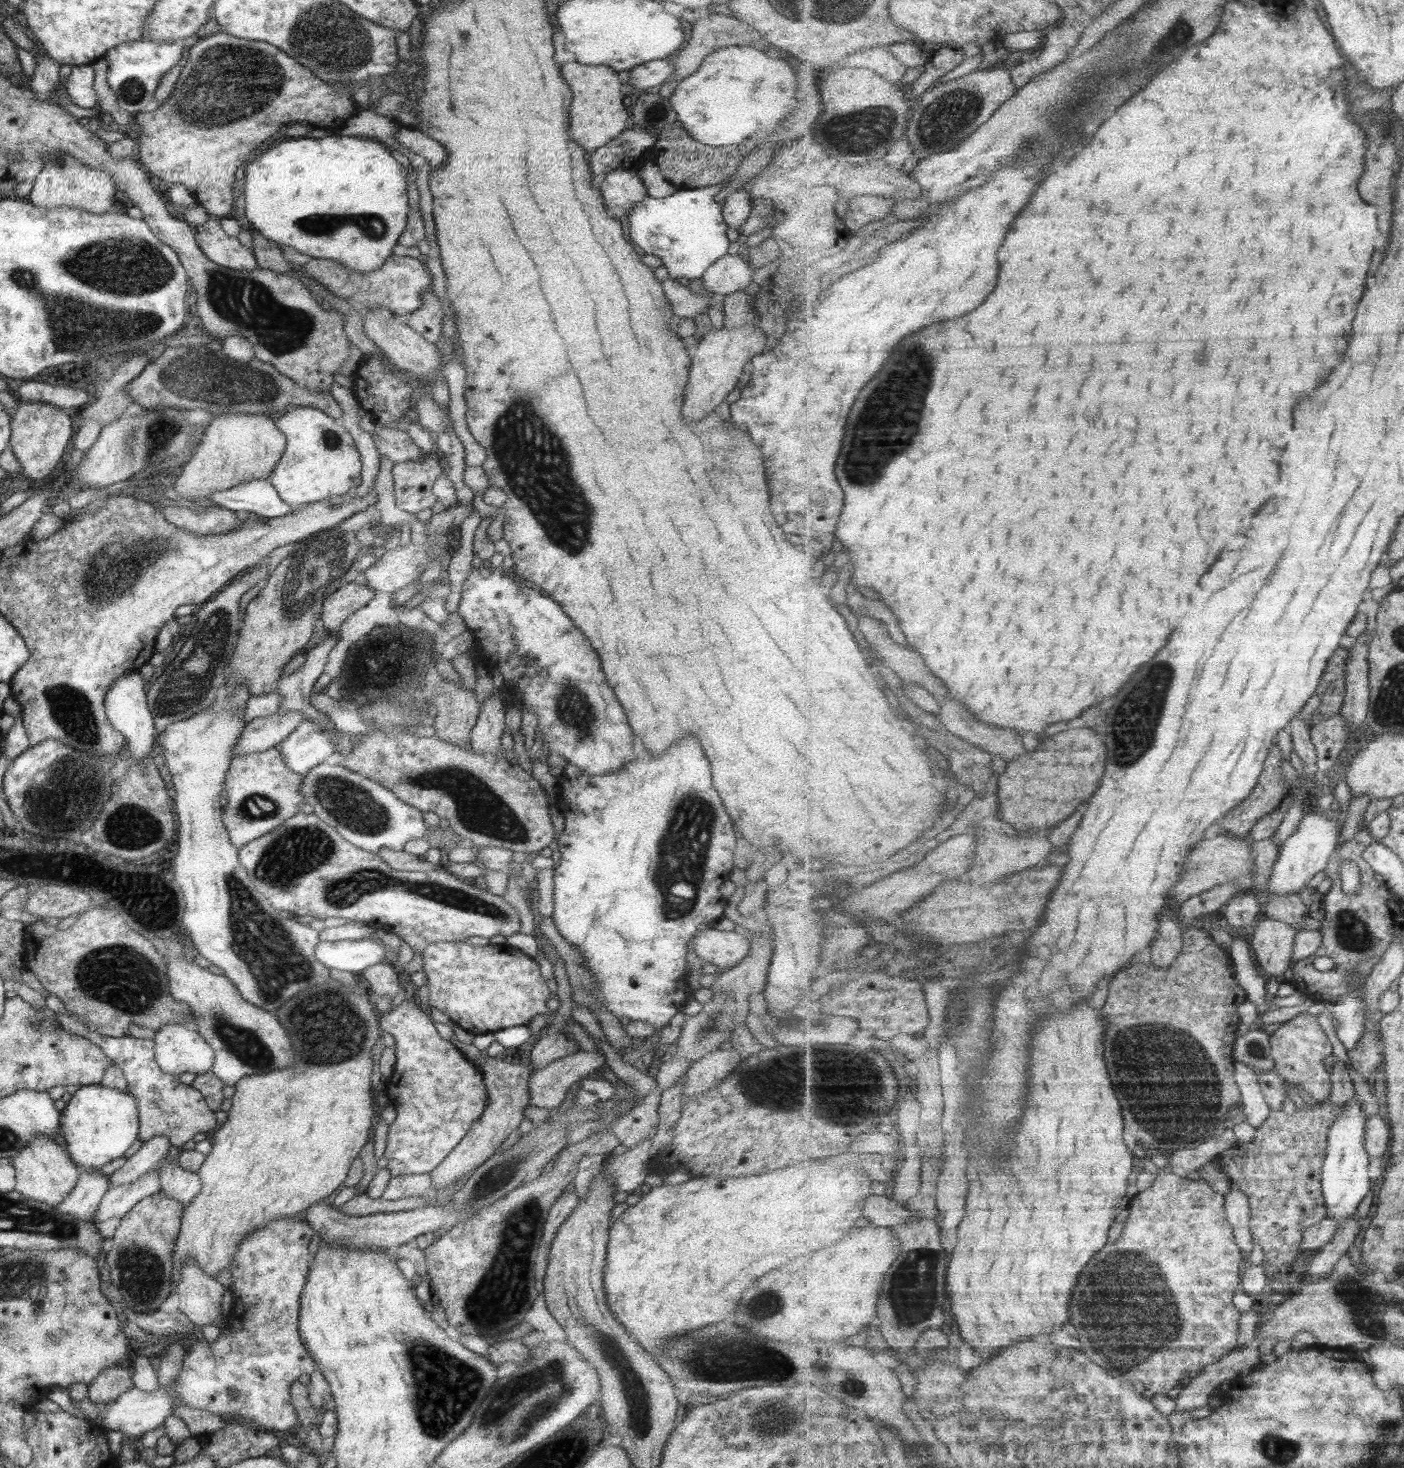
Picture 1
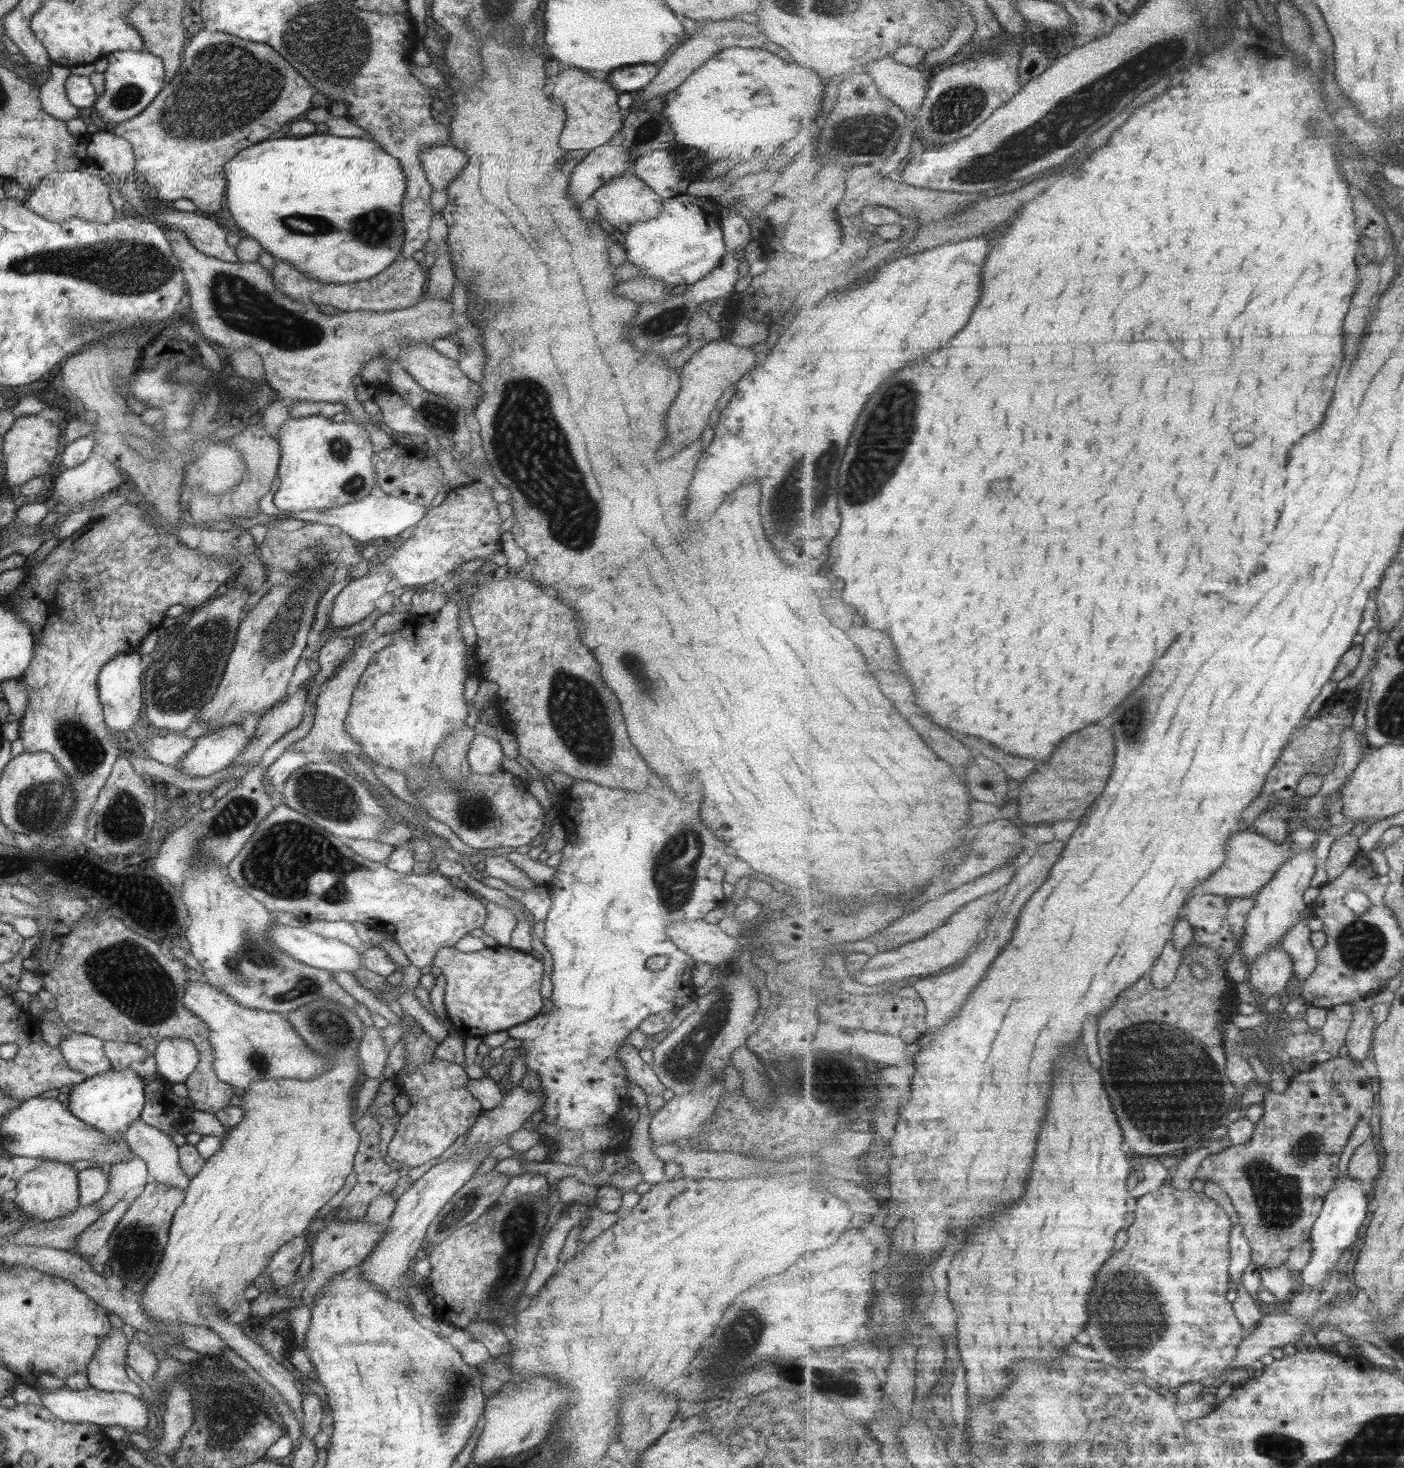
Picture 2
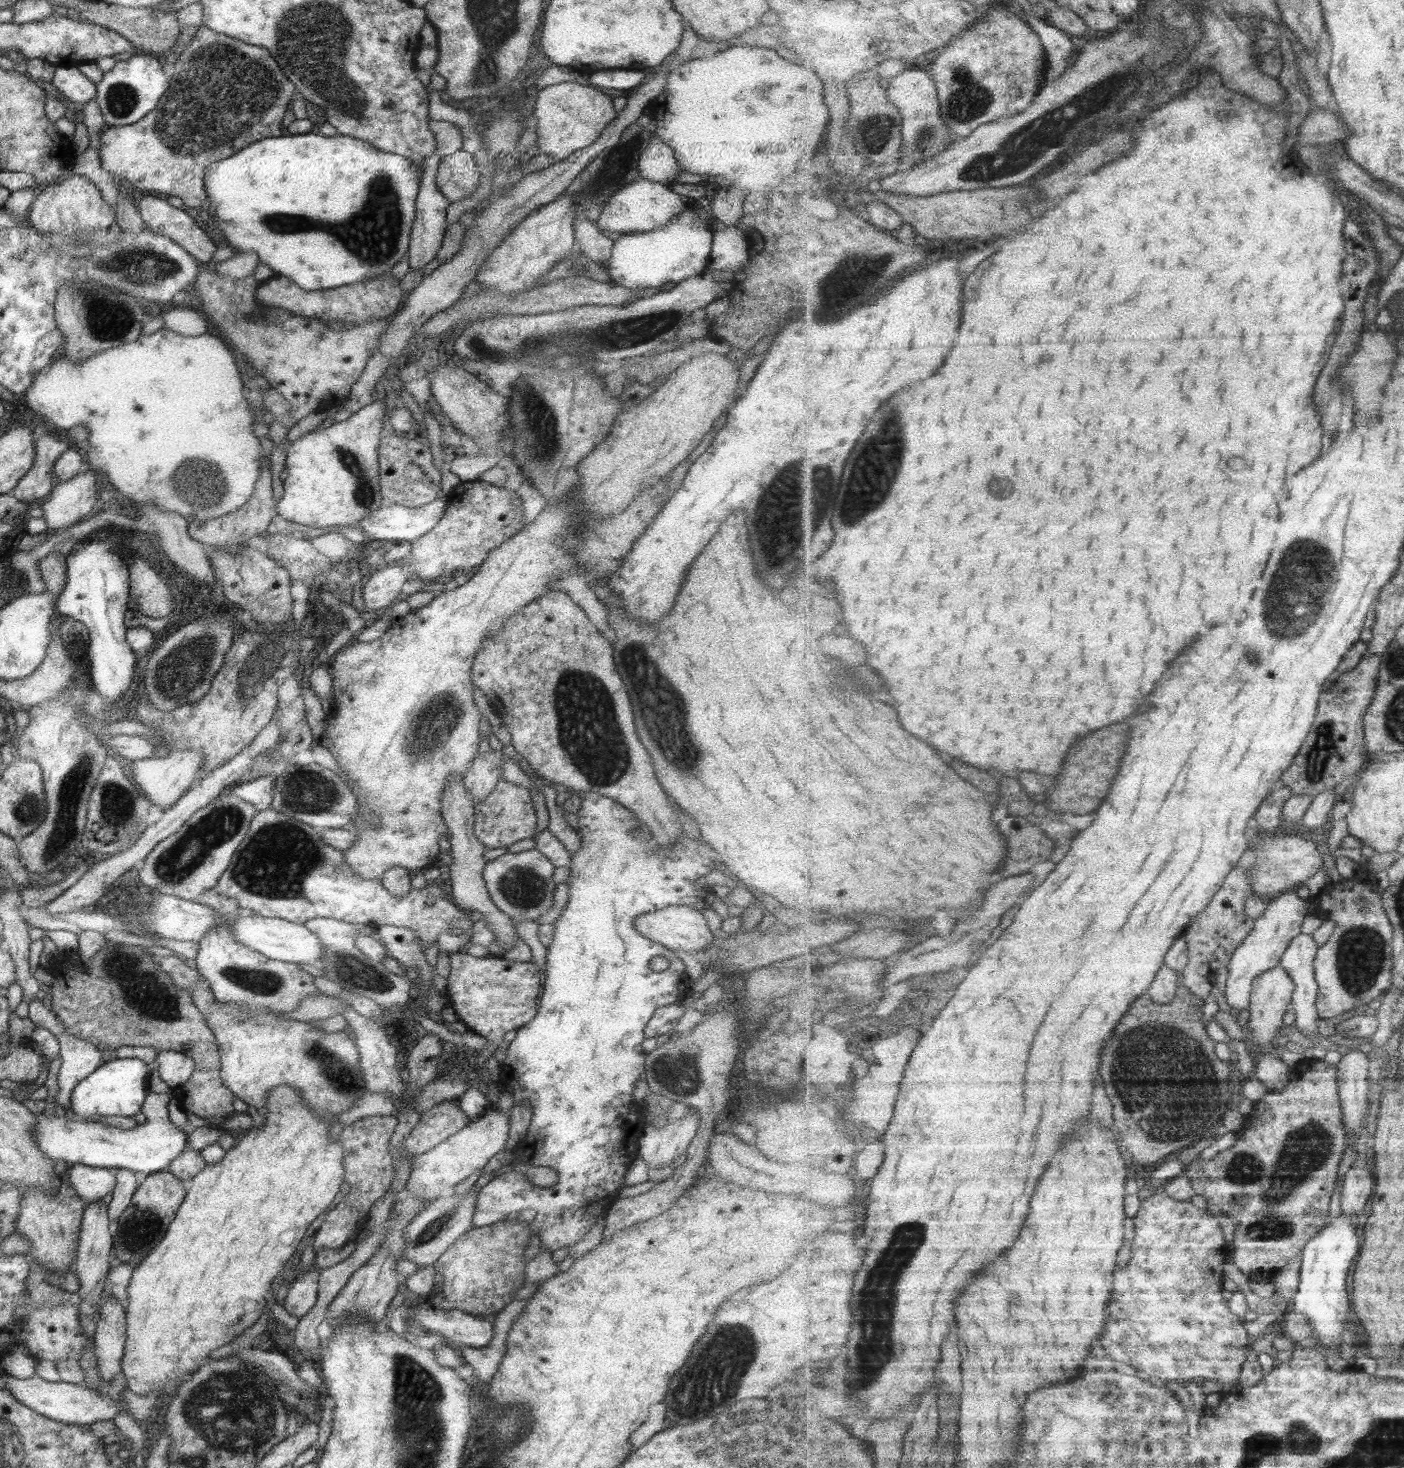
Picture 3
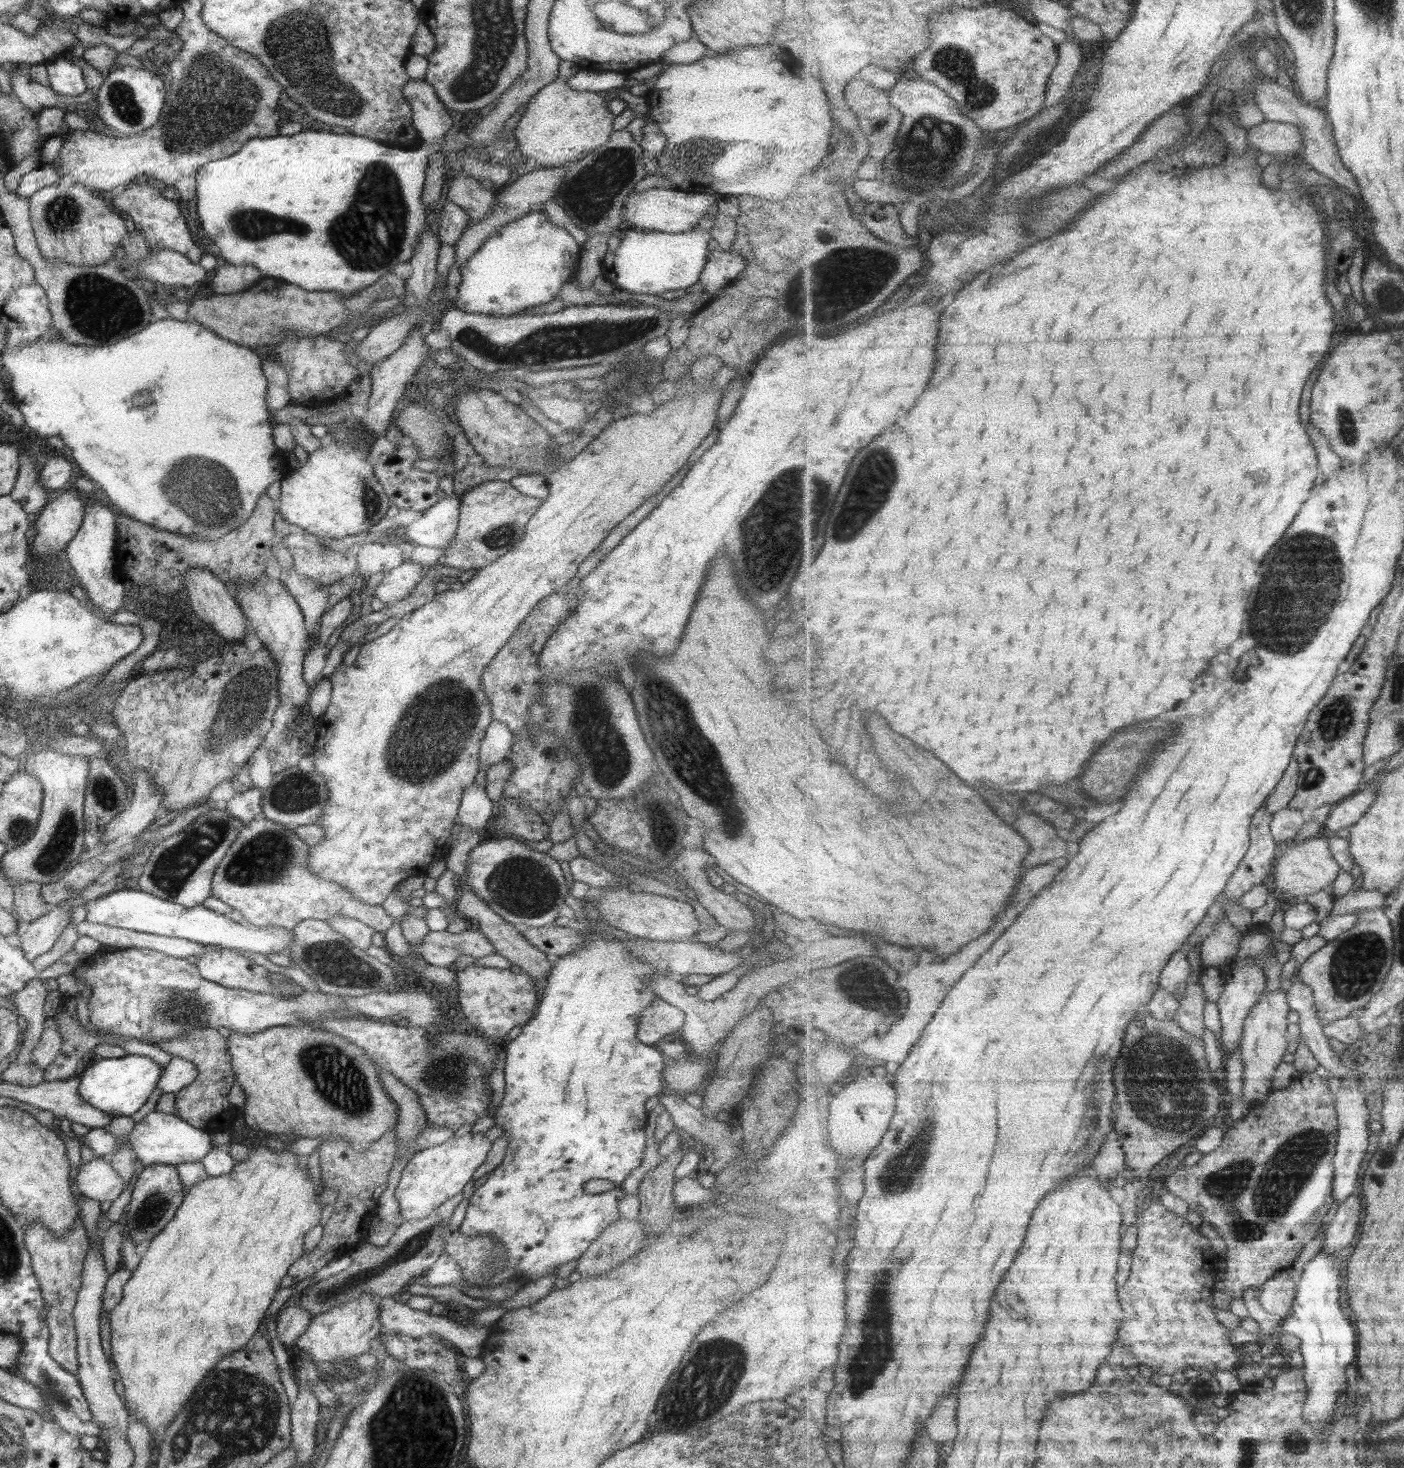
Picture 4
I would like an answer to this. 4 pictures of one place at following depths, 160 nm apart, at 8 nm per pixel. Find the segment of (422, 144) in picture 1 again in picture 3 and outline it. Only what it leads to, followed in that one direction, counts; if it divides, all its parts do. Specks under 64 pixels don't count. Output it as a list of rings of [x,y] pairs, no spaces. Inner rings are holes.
[[[459,149],[439,161],[436,185],[449,203],[471,196],[479,181],[477,165],[470,153]]]

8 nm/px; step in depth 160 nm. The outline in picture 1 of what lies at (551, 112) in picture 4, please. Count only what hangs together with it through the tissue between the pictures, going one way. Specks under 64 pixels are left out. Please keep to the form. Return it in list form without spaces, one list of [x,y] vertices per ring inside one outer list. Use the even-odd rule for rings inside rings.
[[[567,62],[561,66],[561,78],[571,90],[571,108],[569,108],[569,136],[577,145],[587,150],[600,151],[603,145],[619,136],[625,129],[627,108],[621,103],[621,83],[617,79],[616,71],[608,66],[589,66]]]

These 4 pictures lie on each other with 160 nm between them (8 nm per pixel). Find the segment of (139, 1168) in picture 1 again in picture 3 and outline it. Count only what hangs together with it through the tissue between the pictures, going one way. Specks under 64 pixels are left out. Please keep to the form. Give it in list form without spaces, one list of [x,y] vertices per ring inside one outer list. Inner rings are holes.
[[[99,1202],[85,1204],[79,1226],[78,1243],[74,1260],[74,1272],[78,1280],[77,1296],[80,1298],[78,1304],[78,1321],[81,1323],[81,1331],[91,1334],[93,1327],[93,1314],[95,1314],[95,1304],[99,1303],[101,1291],[107,1285],[105,1277],[110,1272],[113,1264],[107,1262],[107,1257],[111,1250],[111,1236],[108,1232],[107,1206]]]

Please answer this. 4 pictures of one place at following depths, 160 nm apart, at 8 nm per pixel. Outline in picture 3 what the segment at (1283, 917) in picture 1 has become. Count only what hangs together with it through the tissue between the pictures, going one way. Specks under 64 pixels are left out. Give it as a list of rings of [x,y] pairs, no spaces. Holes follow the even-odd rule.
[[[1313,935],[1296,936],[1286,950],[1281,966],[1296,982],[1292,997],[1292,1008],[1296,1014],[1296,1028],[1305,1036],[1313,1036],[1319,1026],[1319,1013],[1316,1007],[1320,986],[1315,974],[1315,959],[1319,946]]]

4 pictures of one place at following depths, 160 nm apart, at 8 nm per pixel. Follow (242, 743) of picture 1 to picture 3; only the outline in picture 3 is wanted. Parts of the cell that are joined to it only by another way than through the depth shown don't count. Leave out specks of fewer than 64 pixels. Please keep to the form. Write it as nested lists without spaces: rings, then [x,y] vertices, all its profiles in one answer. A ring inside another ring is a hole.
[[[177,751],[175,753],[160,753],[160,755],[133,760],[125,766],[133,784],[143,794],[150,804],[167,806],[173,804],[187,790],[190,783],[198,778],[203,755],[199,751]]]

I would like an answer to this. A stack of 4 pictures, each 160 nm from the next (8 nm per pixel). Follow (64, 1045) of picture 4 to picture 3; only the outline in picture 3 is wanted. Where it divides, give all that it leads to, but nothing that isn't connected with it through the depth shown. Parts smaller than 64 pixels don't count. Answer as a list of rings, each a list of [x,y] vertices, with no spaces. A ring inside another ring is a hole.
[[[105,941],[101,949],[91,957],[89,965],[82,964],[77,952],[58,951],[54,963],[45,969],[51,971],[55,980],[53,985],[49,986],[47,996],[50,997],[51,994],[51,1011],[69,1036],[86,1040],[105,1051],[115,1051],[119,1046],[149,1046],[156,1051],[180,1052],[192,1058],[194,1062],[189,1080],[180,1086],[183,1096],[180,1099],[182,1109],[207,1120],[210,1126],[217,1126],[234,1114],[232,1102],[235,1096],[221,1082],[220,1052],[211,1029],[193,1005],[187,990],[173,986],[170,976],[156,966],[155,957],[142,951],[141,946]]]

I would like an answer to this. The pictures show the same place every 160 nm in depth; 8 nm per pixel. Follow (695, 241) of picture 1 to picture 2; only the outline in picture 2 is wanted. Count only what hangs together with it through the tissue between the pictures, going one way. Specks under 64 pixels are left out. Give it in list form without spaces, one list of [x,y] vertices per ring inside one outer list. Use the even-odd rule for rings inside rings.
[[[685,193],[662,198],[662,211],[655,218],[635,222],[617,234],[625,252],[625,262],[639,271],[637,276],[660,280],[668,288],[697,282],[716,268],[725,255],[723,234],[719,226],[720,213],[721,210],[711,197]]]

